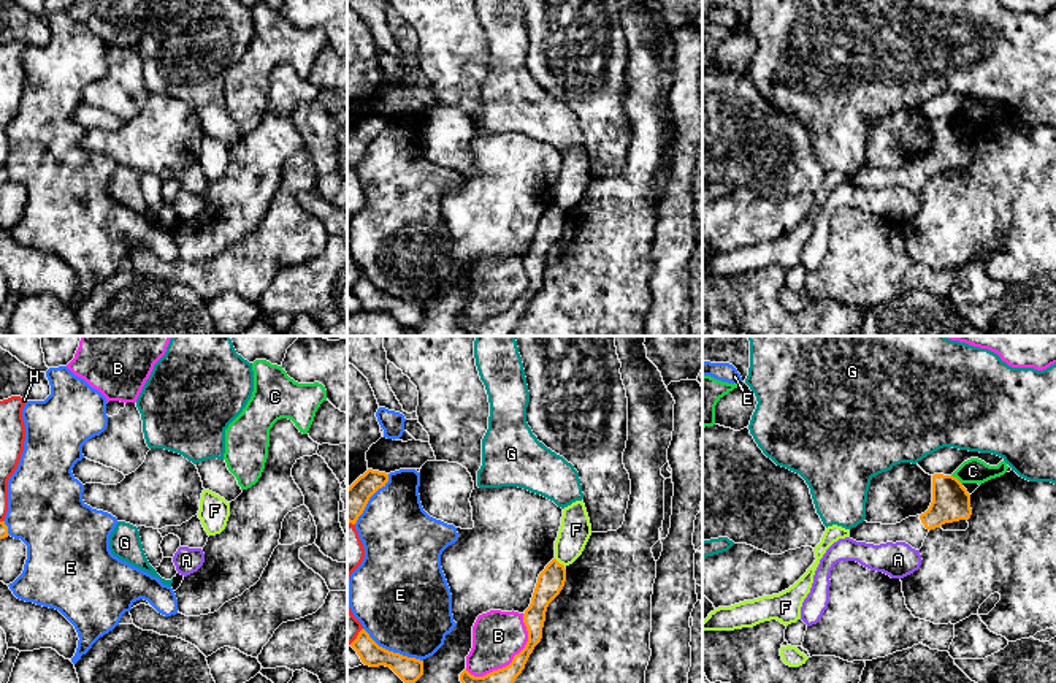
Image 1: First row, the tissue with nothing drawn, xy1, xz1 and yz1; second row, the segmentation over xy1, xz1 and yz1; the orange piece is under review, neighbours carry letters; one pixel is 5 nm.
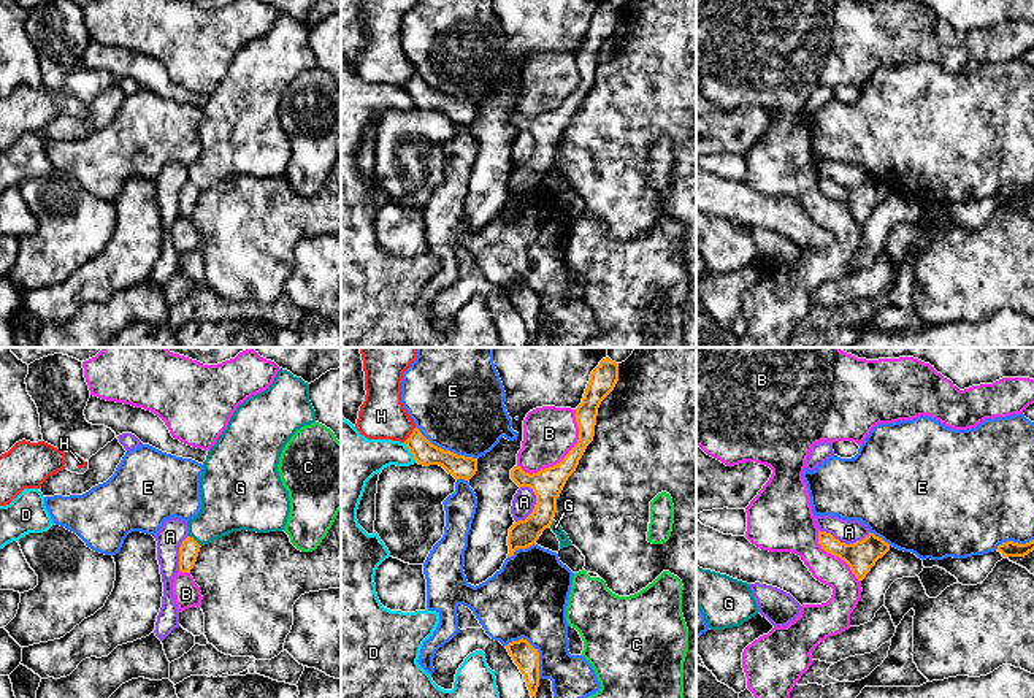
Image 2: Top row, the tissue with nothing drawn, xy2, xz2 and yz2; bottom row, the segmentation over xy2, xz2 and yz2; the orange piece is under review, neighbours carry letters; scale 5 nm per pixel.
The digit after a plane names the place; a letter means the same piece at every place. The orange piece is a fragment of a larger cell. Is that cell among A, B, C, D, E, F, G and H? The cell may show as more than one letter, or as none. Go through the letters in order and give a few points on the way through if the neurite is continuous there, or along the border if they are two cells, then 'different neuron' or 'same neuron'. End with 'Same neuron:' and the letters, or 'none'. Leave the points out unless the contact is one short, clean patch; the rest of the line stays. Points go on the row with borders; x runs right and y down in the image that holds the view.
A: border along xz2 (528, 486), (535, 495), (535, 508), (516, 522); different neuron
B: different neuron
C: border along yz1 (952, 474), (961, 484); different neuron
D: border along xz2 (403, 443), (416, 462); different neuron
E: different neuron
F: border along xz1 (554, 558), (565, 566); different neuron
G: border along xy2 (189, 535), (200, 546); different neuron
H: different neuron
Same neuron: none

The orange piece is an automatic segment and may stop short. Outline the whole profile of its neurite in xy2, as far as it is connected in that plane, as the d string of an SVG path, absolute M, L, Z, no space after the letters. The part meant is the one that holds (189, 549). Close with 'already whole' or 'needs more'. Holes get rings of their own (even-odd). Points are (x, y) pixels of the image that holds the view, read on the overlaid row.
M187 536L181 547L179 547L179 571L181 573L190 573L190 570L193 568L198 552L200 552L200 544Z; already whole

